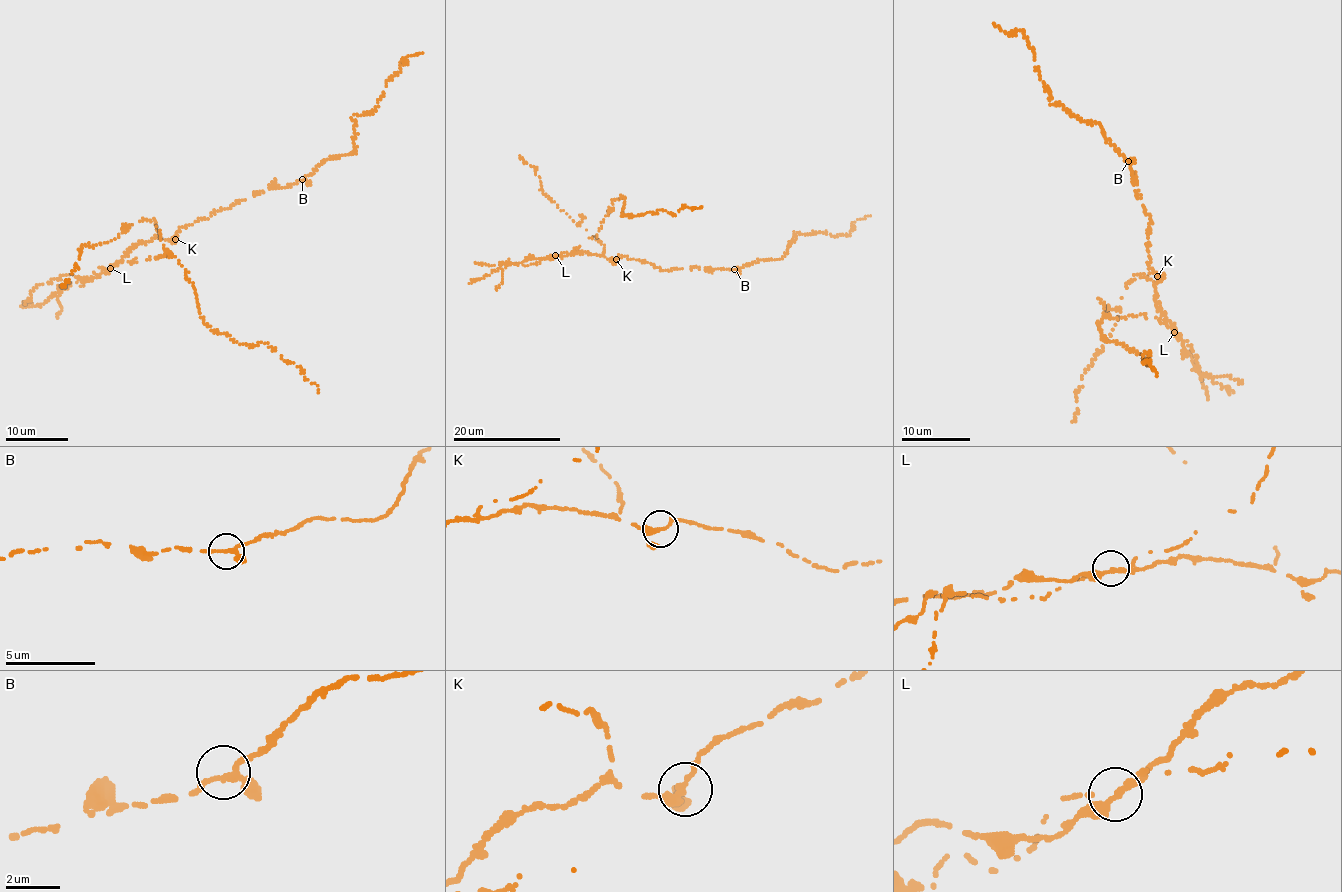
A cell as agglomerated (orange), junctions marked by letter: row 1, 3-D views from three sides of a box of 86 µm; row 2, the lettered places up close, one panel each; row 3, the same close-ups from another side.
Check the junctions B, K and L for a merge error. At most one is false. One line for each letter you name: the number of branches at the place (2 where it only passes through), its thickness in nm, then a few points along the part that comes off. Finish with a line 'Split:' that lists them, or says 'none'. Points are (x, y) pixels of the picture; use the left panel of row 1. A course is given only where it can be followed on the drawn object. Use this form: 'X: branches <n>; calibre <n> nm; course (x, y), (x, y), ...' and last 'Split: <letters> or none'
L: branches 3; calibre 200 nm
Split: L

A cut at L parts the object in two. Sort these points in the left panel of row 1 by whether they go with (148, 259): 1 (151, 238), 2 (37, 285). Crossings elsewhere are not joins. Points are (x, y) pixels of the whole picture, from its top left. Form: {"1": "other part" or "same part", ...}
{"1": "other part", "2": "other part"}

